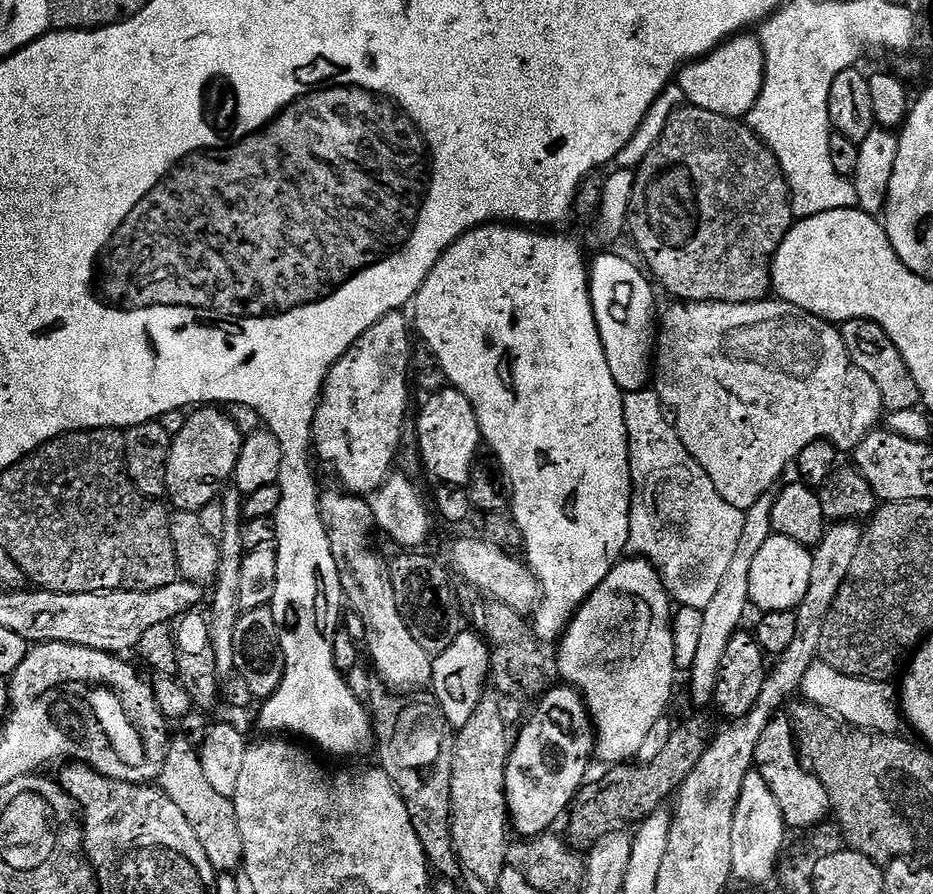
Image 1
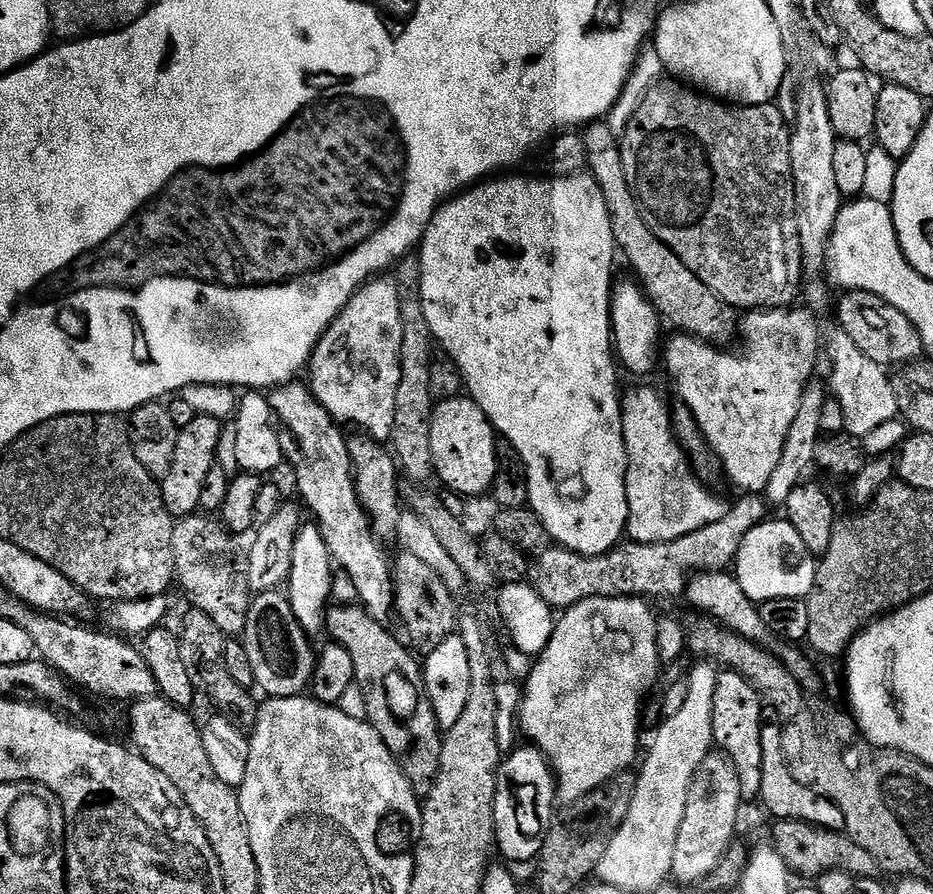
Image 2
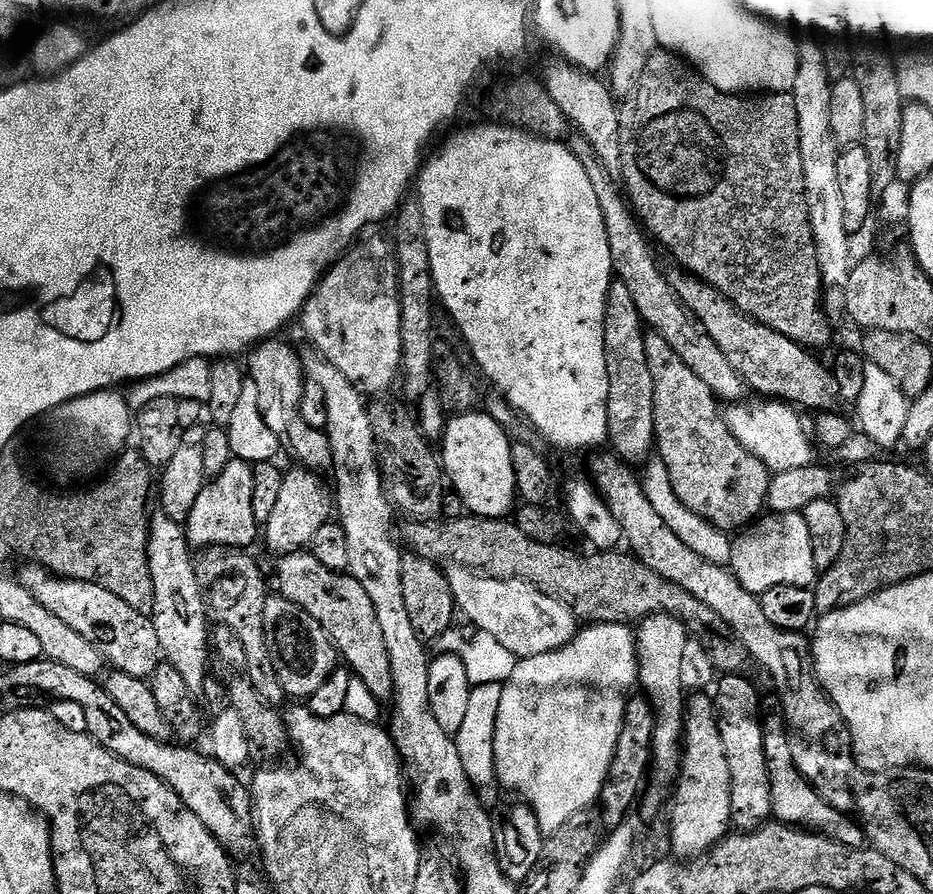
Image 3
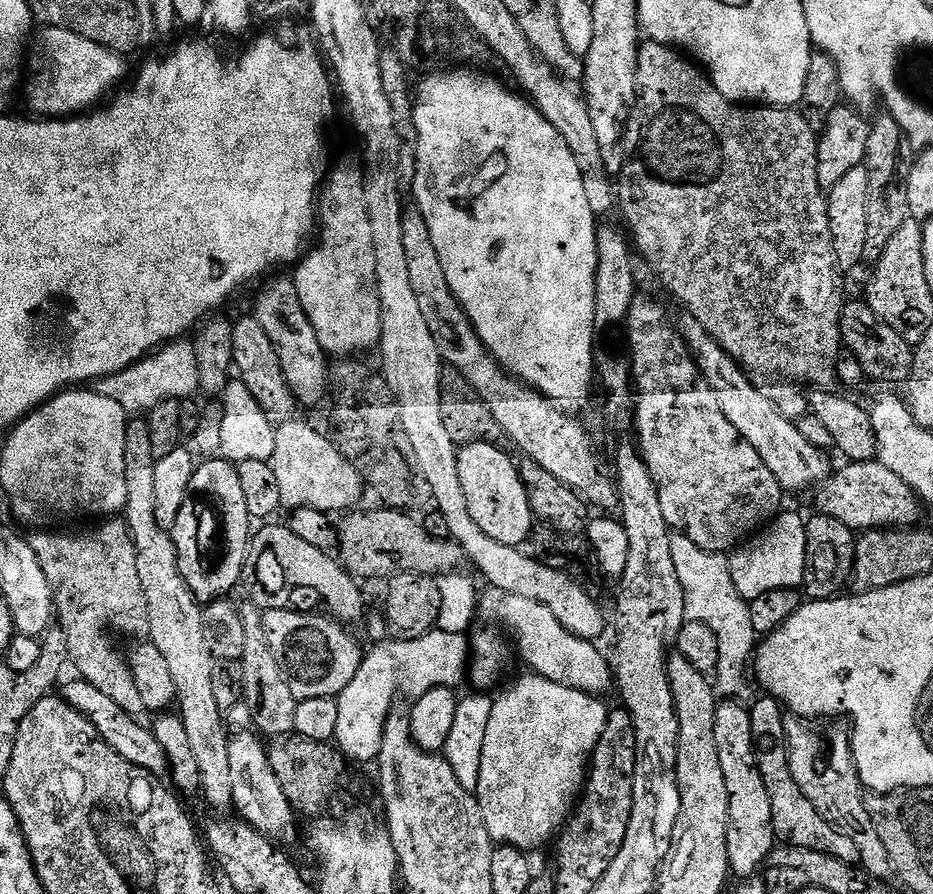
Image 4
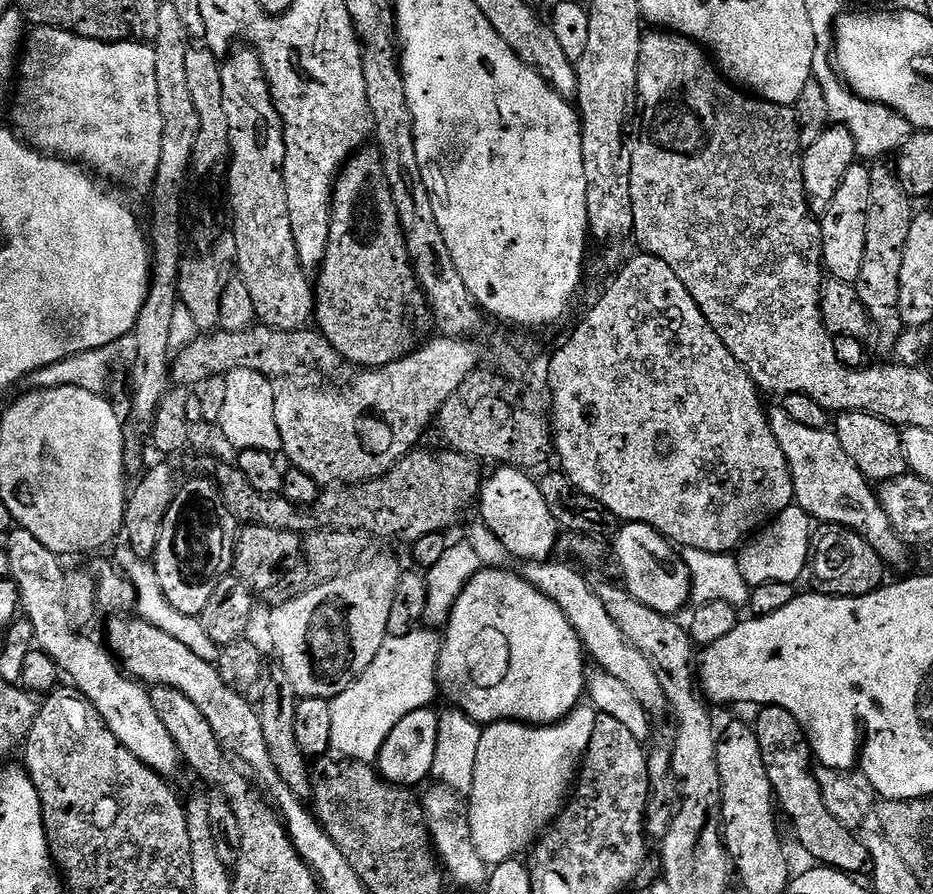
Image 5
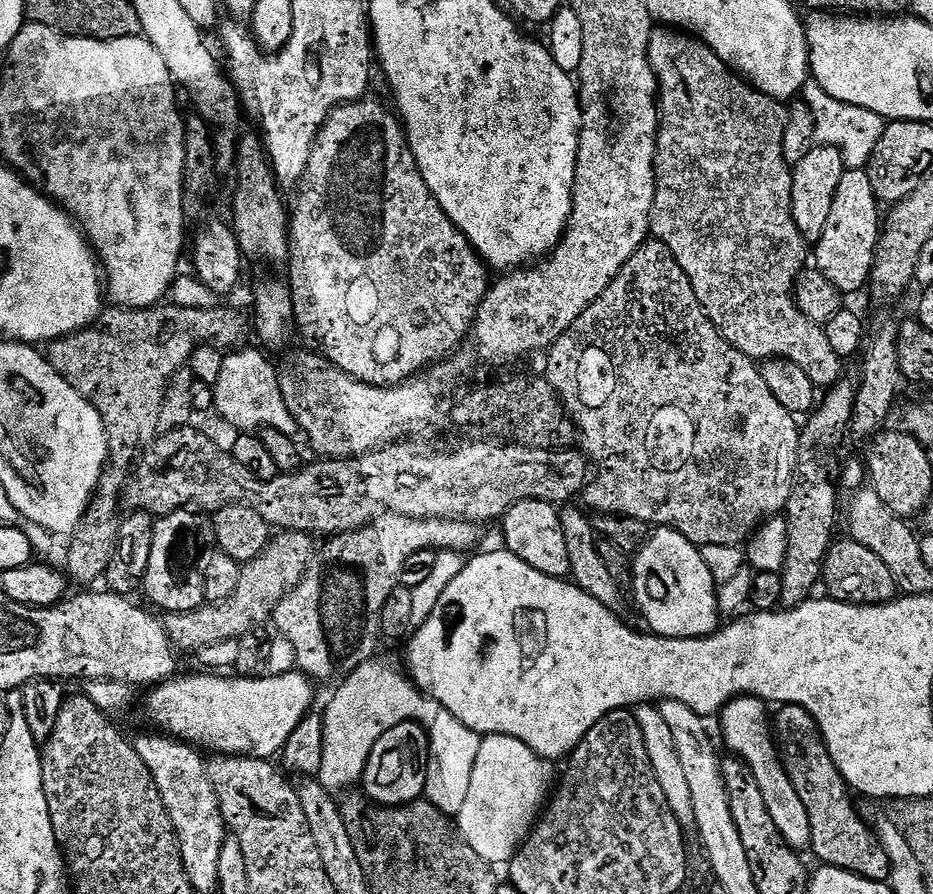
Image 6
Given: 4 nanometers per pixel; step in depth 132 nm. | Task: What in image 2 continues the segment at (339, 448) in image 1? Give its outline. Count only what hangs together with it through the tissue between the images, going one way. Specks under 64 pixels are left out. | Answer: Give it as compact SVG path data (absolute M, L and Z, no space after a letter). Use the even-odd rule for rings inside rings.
M380 278L365 285L353 296L351 303L340 312L340 319L328 328L328 333L316 345L310 361L310 391L319 404L328 411L336 424L353 424L354 427L369 432L373 436L371 439L376 442L387 441L394 426L403 342L402 310L399 309L398 290L391 279L384 279L388 278Z

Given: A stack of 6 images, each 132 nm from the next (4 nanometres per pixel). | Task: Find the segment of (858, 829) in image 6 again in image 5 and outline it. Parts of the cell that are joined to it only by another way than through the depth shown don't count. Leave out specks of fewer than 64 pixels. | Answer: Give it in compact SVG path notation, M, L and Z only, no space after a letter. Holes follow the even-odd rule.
M764 706L754 719L758 747L762 750L762 762L766 762L766 774L770 778L770 786L779 811L788 815L800 844L813 856L817 865L834 868L837 872L857 874L867 873L872 867L872 855L865 844L859 844L842 826L830 810L826 810L826 802L822 798L820 781L814 771L812 746L804 735L802 726L790 710Z

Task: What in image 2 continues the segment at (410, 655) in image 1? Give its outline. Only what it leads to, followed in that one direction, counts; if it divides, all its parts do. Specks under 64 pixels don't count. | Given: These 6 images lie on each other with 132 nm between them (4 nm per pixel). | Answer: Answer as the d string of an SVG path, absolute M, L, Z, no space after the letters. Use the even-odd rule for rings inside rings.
M300 382L273 391L270 403L283 431L288 431L296 439L292 445L287 445L286 460L296 471L296 488L304 499L303 507L312 511L311 519L320 529L335 567L354 582L354 590L358 590L358 601L364 611L377 623L387 625L391 616L393 619L396 606L396 593L392 586L393 565L390 556L388 560L384 553L385 545L372 535L372 524L360 505L349 441L344 441L341 427Z

